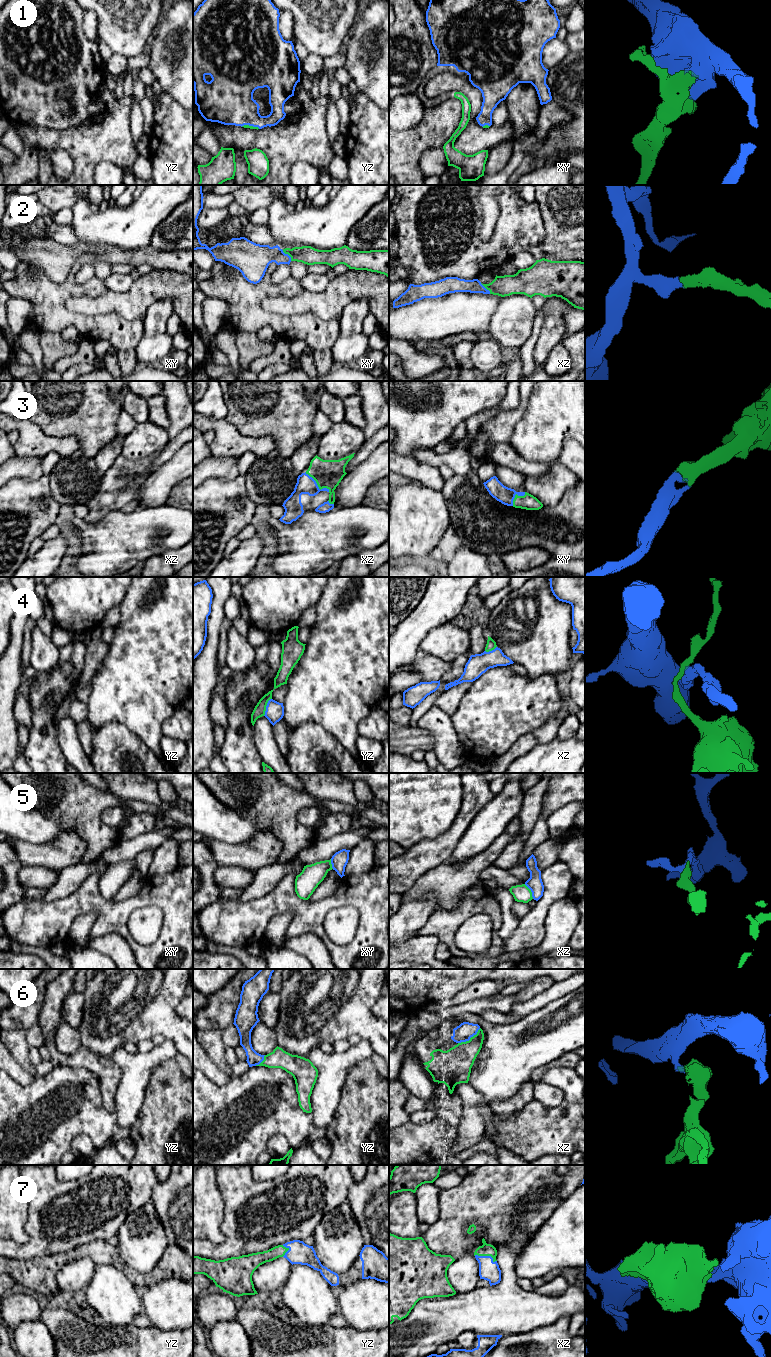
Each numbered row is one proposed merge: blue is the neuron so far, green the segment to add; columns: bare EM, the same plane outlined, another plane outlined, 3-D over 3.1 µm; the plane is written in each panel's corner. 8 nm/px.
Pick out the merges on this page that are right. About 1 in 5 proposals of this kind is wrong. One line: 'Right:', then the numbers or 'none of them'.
Right: 1, 2, 3, 6, 7

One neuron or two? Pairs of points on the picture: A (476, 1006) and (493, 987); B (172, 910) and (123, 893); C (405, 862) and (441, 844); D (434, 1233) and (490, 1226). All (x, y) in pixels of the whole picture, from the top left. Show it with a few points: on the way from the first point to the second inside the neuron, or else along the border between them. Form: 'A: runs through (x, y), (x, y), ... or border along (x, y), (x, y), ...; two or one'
A: border along (489, 997), (461, 1003); two
B: border along (145, 878), (136, 894), (122, 900), (112, 900); two
C: runs through (414, 862), (432, 852); one
D: runs through (448, 1229), (458, 1219), (476, 1219); one

